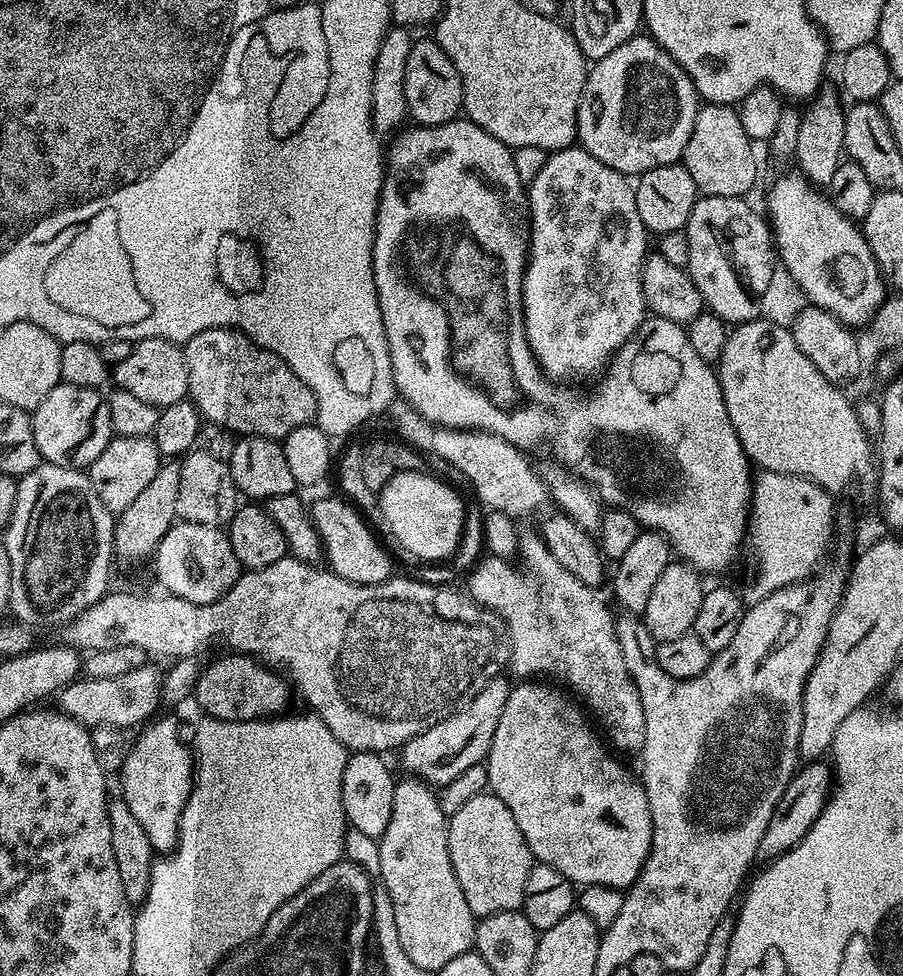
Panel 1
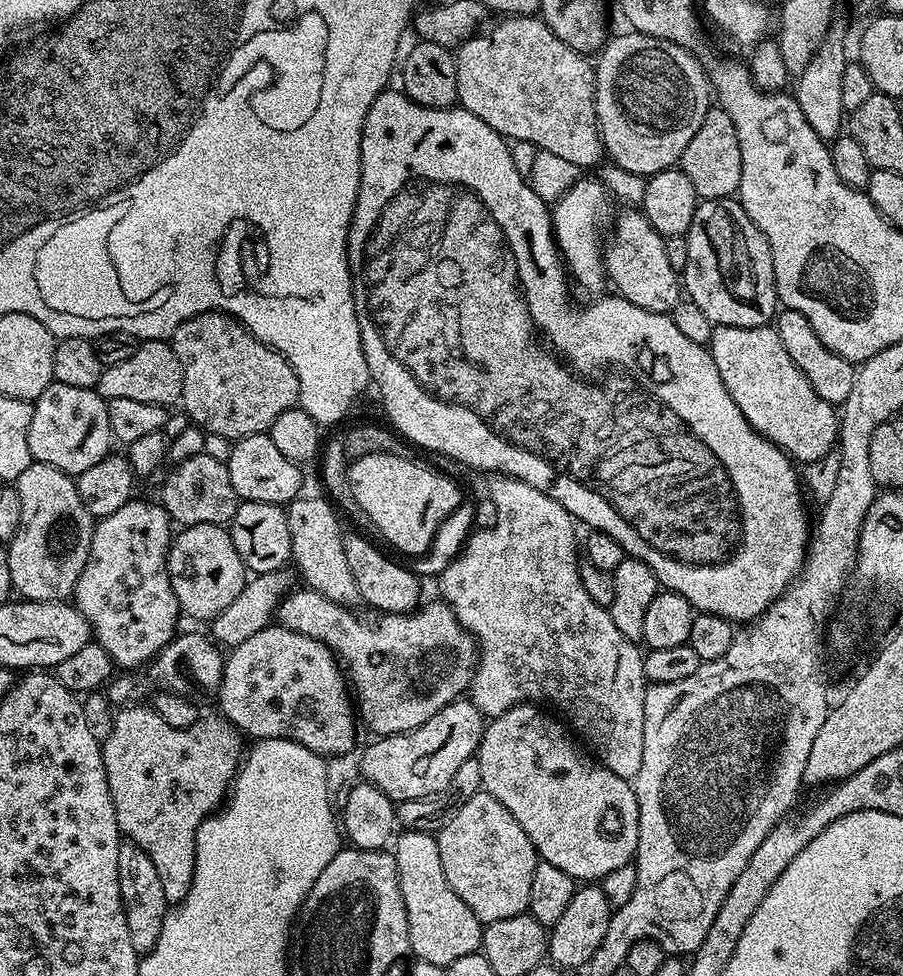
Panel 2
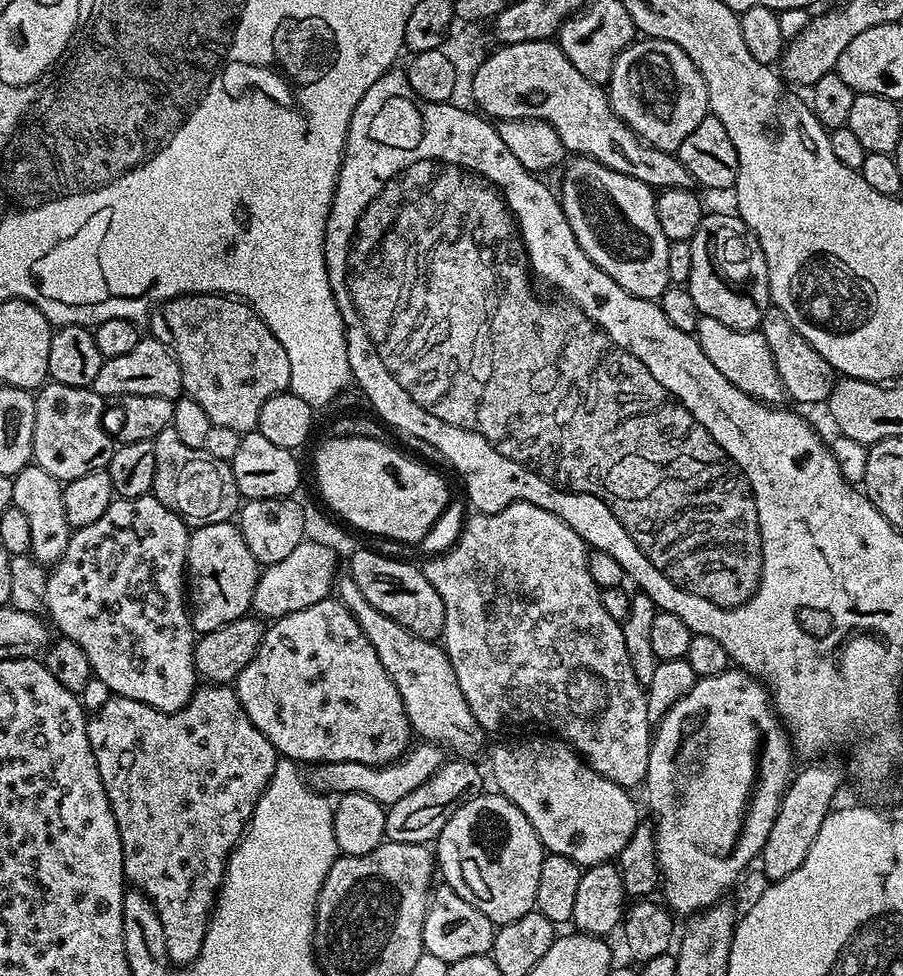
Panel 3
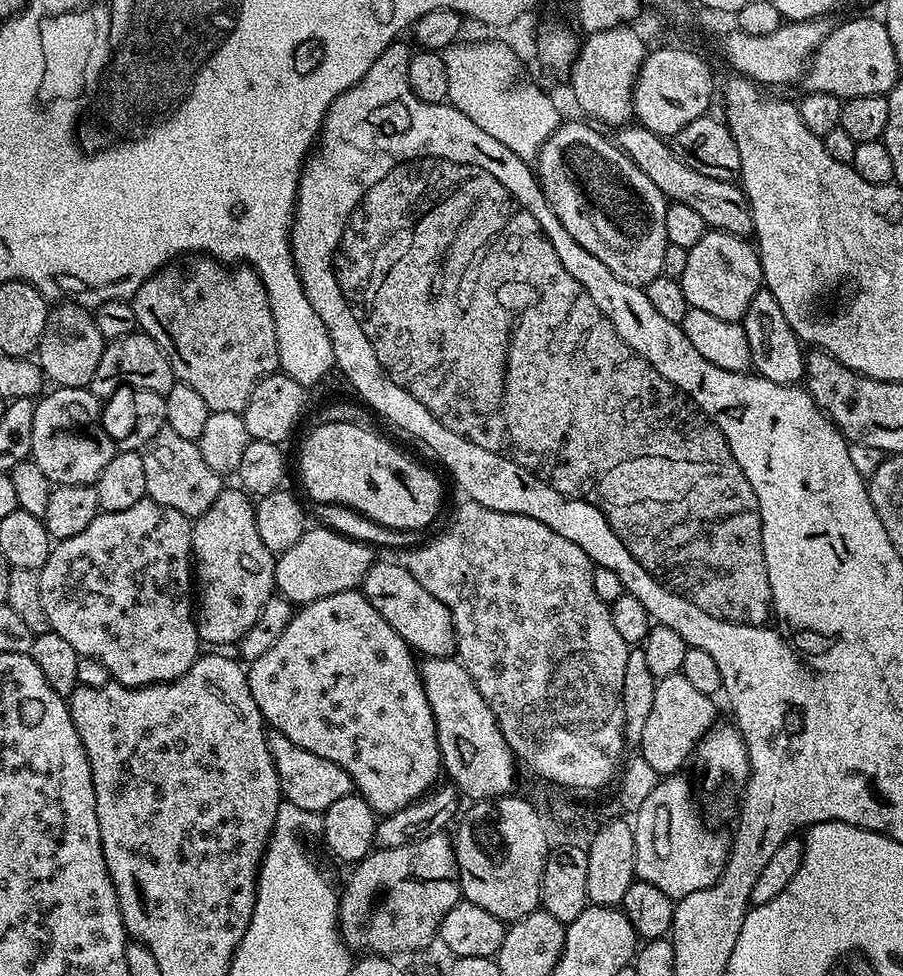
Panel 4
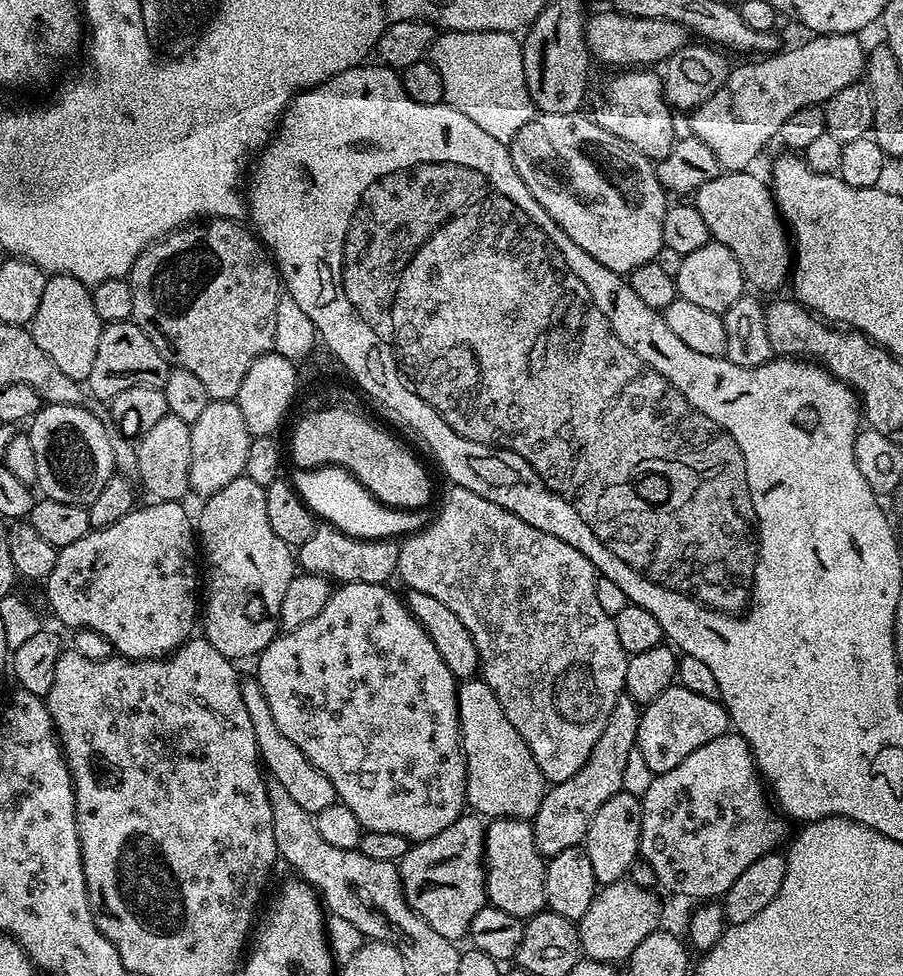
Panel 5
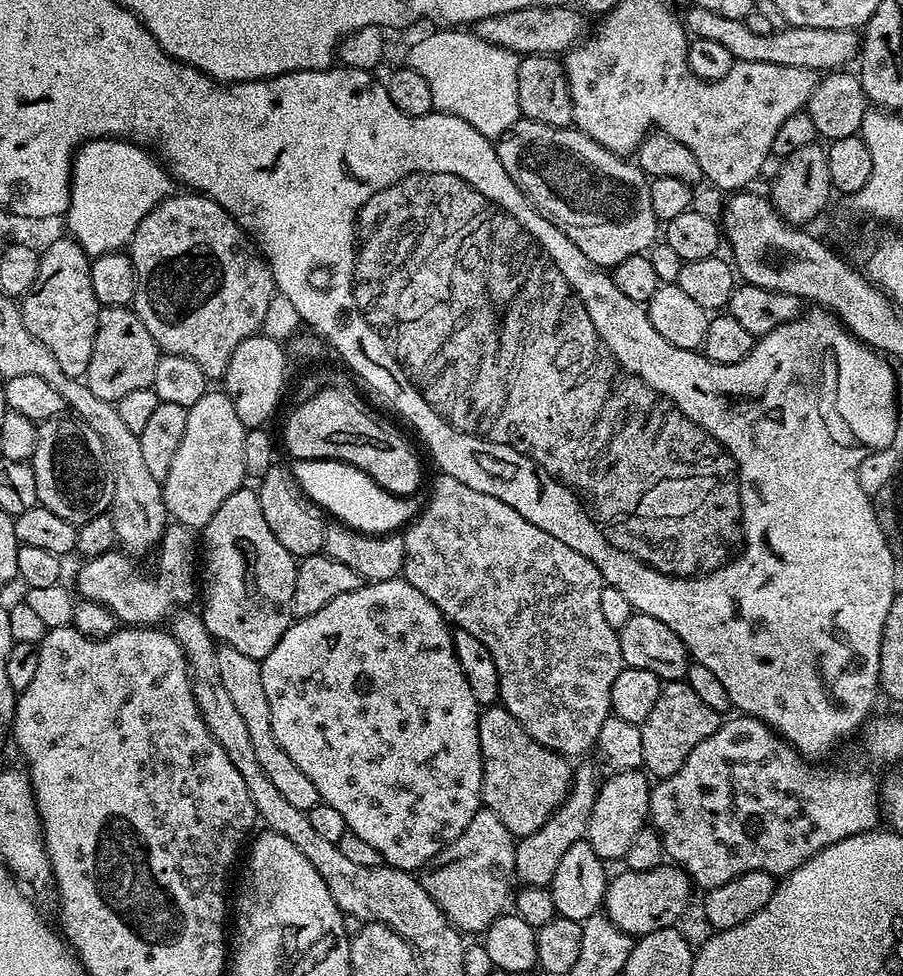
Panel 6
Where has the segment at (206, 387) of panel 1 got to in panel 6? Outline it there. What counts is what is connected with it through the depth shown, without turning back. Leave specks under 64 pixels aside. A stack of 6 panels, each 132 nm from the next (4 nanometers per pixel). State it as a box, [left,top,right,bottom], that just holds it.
[130,190,277,381]

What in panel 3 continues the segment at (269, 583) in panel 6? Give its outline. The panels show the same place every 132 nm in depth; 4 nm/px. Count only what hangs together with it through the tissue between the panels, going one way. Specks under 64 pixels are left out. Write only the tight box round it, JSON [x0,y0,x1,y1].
[186,522,262,634]

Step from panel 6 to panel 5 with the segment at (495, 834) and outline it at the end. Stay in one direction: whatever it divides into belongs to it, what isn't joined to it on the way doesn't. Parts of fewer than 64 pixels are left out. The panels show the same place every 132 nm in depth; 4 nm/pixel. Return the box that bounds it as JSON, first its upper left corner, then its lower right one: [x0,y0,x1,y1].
[398,814,488,942]

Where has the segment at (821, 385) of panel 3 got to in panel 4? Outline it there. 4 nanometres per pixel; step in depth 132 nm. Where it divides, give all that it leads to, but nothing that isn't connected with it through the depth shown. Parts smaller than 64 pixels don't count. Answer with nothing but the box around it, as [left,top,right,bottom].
[742,290,805,385]

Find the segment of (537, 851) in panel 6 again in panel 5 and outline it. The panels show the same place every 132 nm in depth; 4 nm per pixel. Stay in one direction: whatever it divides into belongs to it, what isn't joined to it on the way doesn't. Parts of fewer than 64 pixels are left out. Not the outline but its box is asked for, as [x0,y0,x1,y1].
[531,694,641,858]

